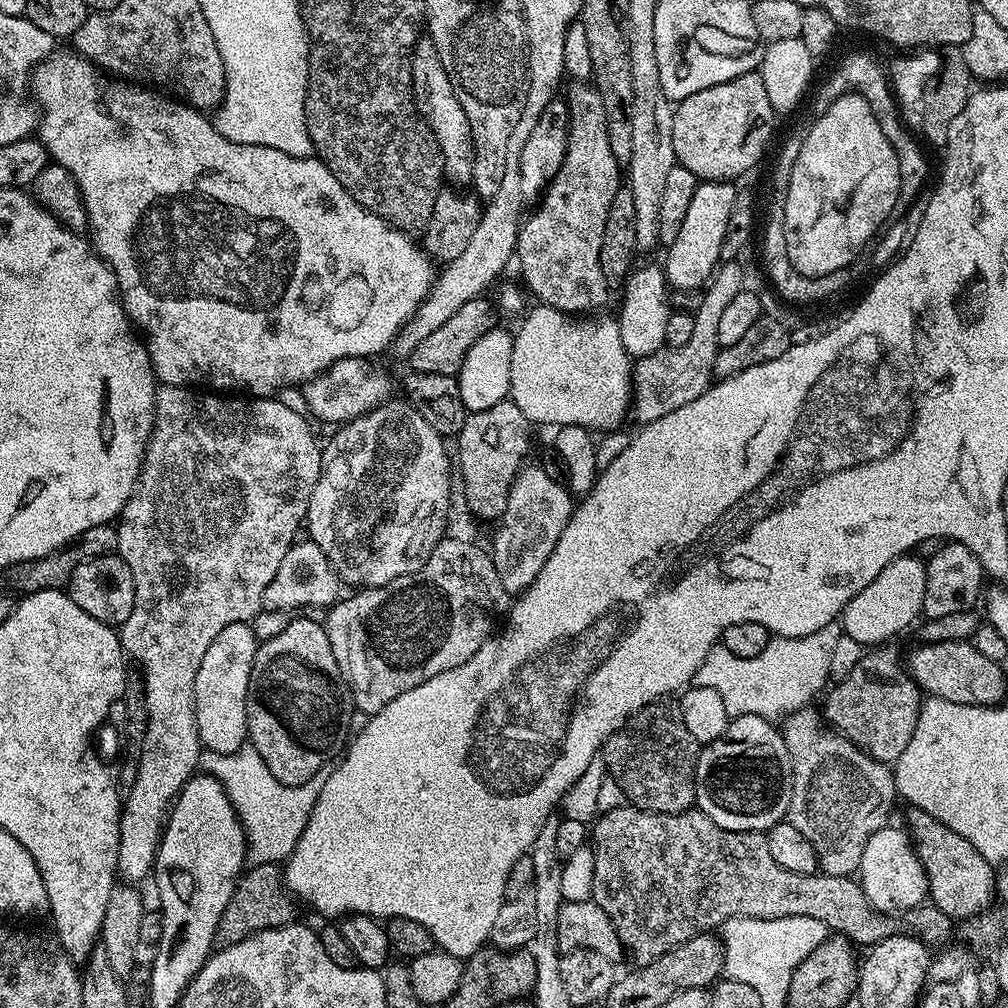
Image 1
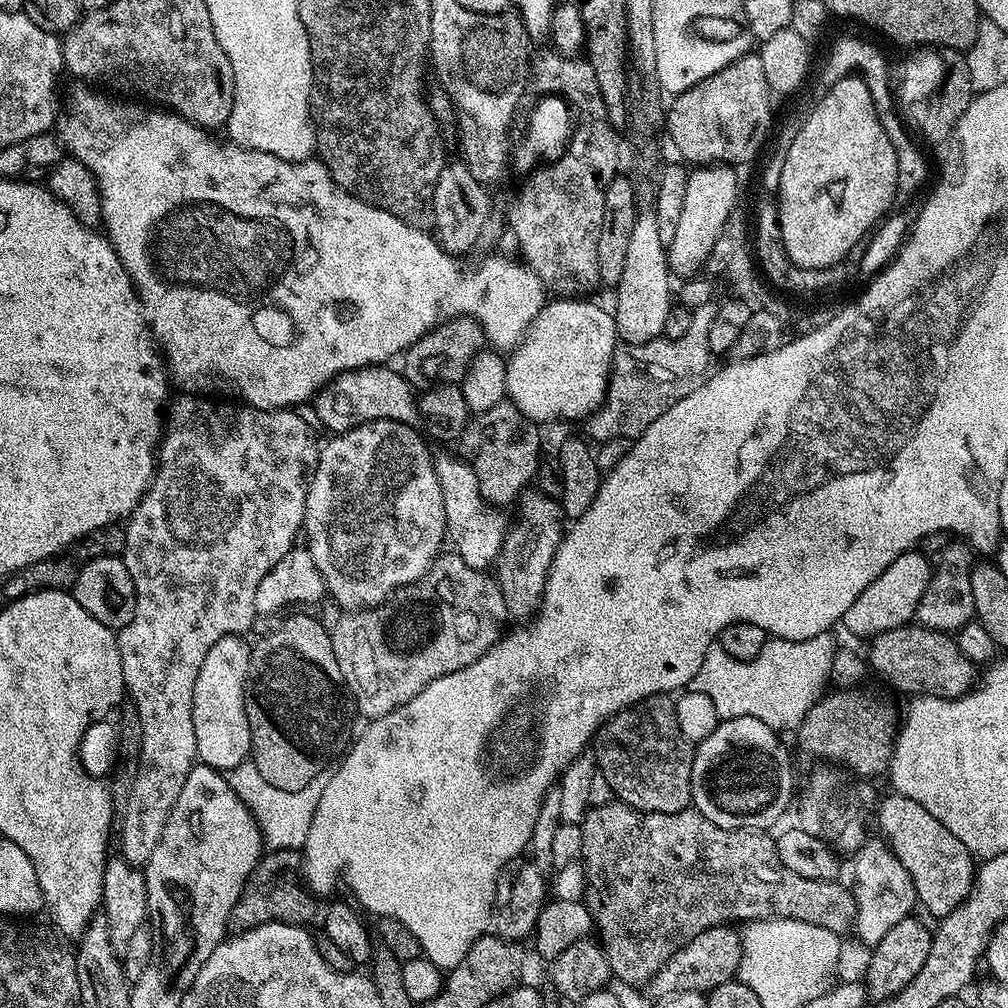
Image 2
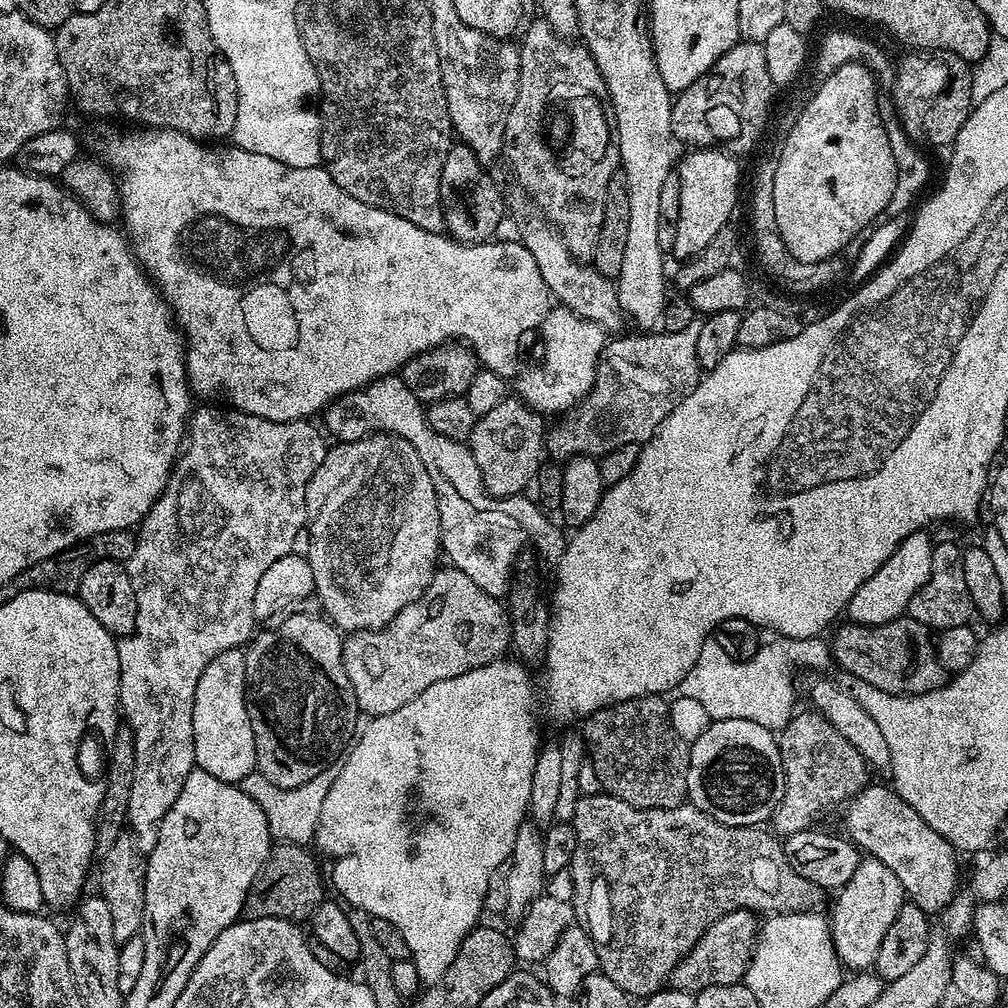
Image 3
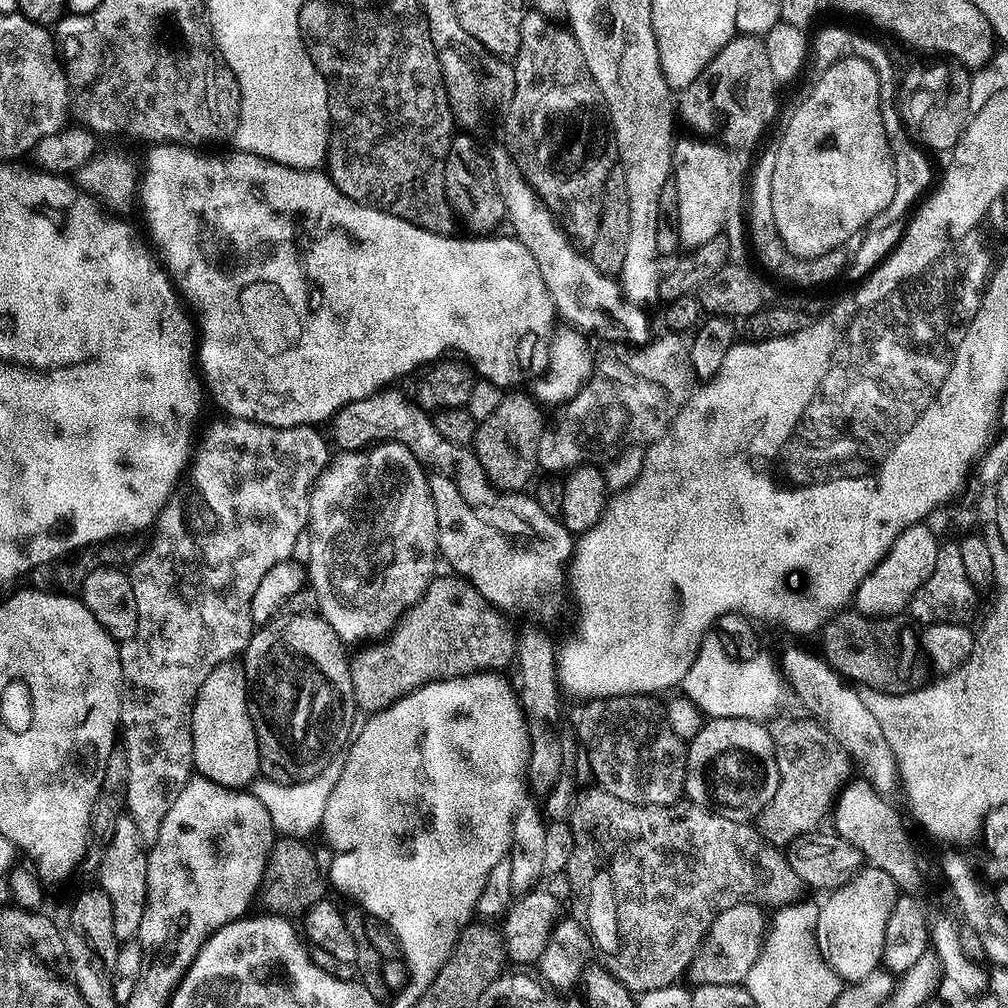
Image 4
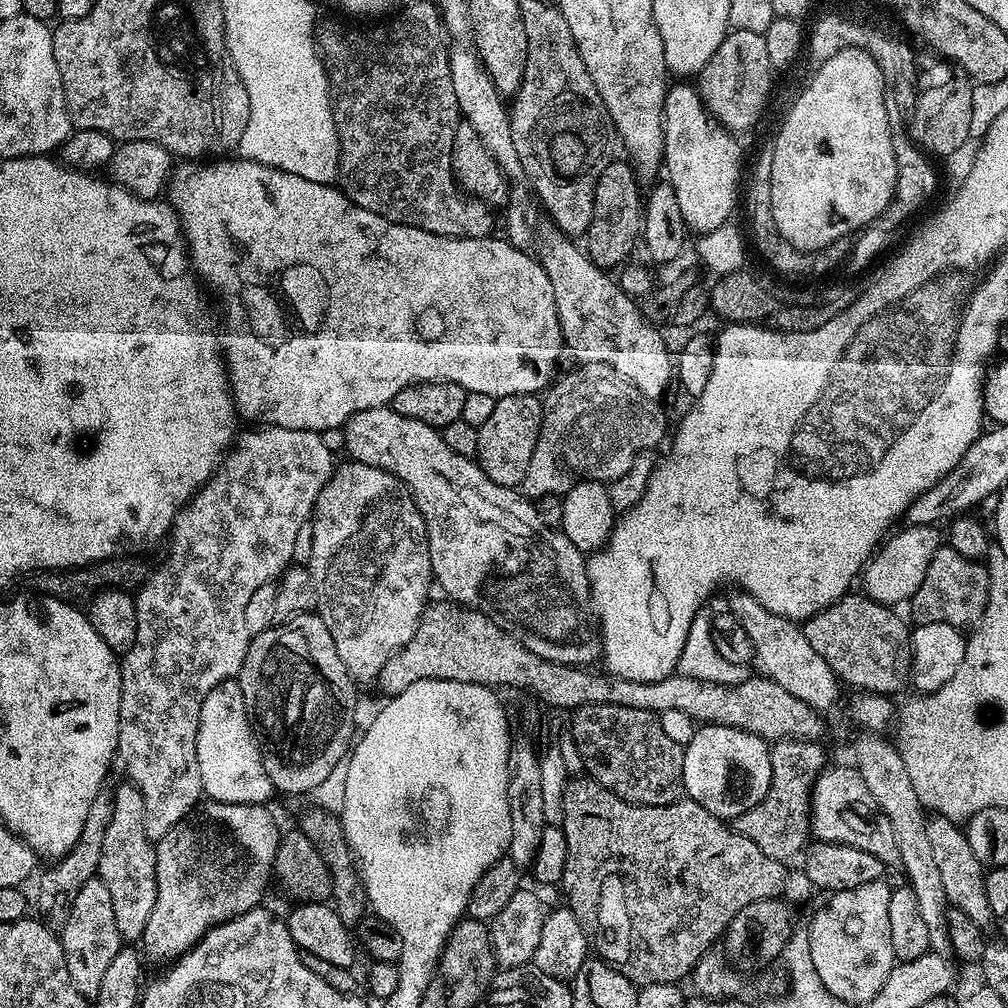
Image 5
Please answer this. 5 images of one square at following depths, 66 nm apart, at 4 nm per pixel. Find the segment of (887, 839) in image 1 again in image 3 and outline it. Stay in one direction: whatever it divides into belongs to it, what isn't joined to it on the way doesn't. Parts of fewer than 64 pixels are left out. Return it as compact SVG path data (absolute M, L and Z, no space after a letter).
M864 858L858 870L854 870L850 882L839 889L838 896L840 901L830 915L830 927L840 963L847 967L849 964L852 970L871 969L878 958L878 946L882 946L882 938L886 938L886 930L890 930L890 922L898 918L898 910L906 902L902 882L898 882L890 866L882 866L882 862Z

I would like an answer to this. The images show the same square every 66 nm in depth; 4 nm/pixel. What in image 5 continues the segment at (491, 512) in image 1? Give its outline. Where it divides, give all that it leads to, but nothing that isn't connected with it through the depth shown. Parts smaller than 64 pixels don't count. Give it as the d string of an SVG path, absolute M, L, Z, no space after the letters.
M501 396L496 401L493 413L478 432L478 463L494 482L507 488L523 485L530 460L534 458L536 443L540 440L540 428L546 422L541 397Z

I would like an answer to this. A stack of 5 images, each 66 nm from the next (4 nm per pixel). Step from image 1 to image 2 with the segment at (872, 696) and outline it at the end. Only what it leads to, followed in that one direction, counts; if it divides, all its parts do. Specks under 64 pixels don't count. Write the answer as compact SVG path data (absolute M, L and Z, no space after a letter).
M836 690L833 696L830 694L821 698L812 709L806 713L805 718L794 732L796 744L804 756L817 756L820 762L837 760L849 768L849 773L860 778L873 778L880 771L889 767L892 758L892 745L898 731L897 725L892 724L892 716L880 704L875 704L868 696L863 696L857 690Z

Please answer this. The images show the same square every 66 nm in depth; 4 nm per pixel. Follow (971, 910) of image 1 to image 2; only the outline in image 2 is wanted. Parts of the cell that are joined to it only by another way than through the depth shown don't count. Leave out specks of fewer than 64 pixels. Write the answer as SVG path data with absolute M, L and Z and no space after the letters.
M891 794L879 801L878 807L874 813L874 824L880 827L879 835L890 845L892 852L898 858L898 862L902 862L902 866L906 866L906 870L910 874L910 878L916 887L917 901L935 918L943 918L950 915L960 903L968 898L972 893L972 886L976 883L977 865L972 864L974 854L966 846L962 846L962 842L958 842L958 838L954 838L954 834L950 834L950 830L946 830L946 826L942 826L942 822L938 822L938 818L934 818L934 814L930 814L930 810L925 810L923 806L918 806L918 802L914 802L914 798L906 798L899 794Z

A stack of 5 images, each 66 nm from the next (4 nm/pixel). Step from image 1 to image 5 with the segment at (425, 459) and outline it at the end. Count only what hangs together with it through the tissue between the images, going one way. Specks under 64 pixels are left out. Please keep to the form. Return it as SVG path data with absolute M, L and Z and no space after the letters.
M348 462L320 492L311 528L312 583L320 595L319 607L334 638L334 646L338 646L338 658L342 658L353 680L361 685L371 680L373 683L388 659L401 652L414 638L430 604L428 591L434 588L434 577L424 515L412 493L392 472L369 464Z

